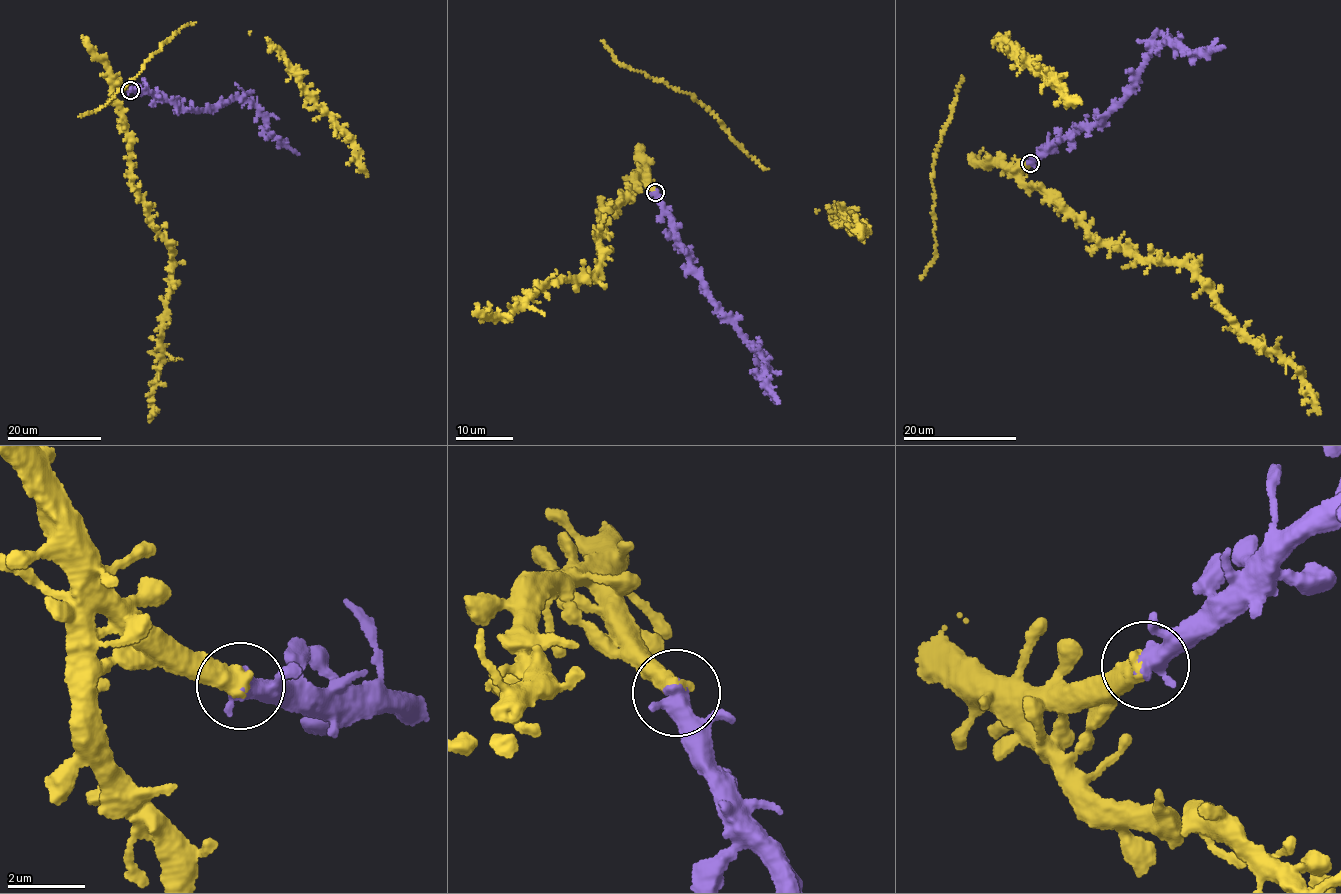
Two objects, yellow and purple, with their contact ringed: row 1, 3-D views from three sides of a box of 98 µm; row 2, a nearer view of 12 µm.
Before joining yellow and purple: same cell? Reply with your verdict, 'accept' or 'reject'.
accept

